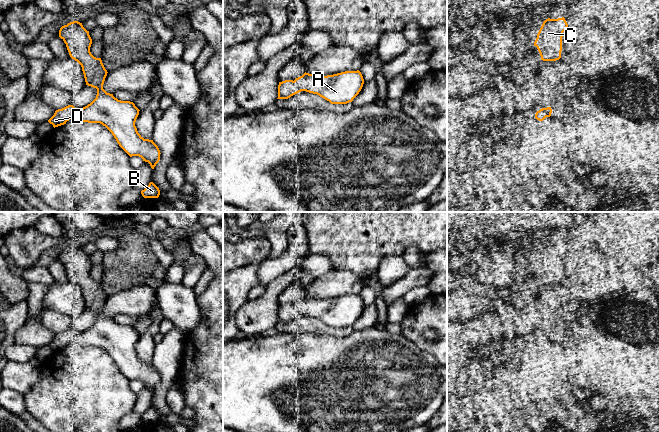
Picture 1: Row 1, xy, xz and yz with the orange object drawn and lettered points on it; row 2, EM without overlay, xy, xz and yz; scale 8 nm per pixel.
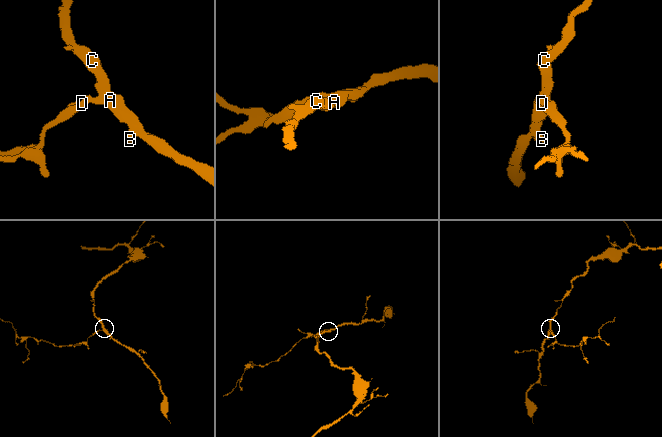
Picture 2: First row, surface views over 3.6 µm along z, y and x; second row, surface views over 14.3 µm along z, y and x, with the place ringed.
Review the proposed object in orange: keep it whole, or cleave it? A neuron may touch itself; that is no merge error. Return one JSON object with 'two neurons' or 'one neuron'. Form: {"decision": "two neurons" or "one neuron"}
{"decision": "two neurons"}

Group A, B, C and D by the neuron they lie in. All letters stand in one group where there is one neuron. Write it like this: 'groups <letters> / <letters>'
groups A B C / D

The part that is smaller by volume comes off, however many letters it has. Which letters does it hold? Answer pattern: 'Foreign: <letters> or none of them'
Foreign: D

